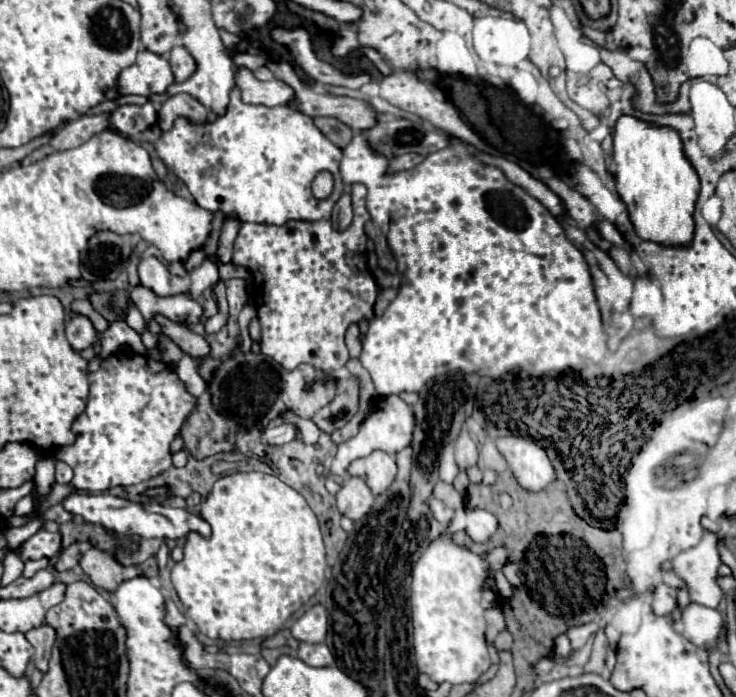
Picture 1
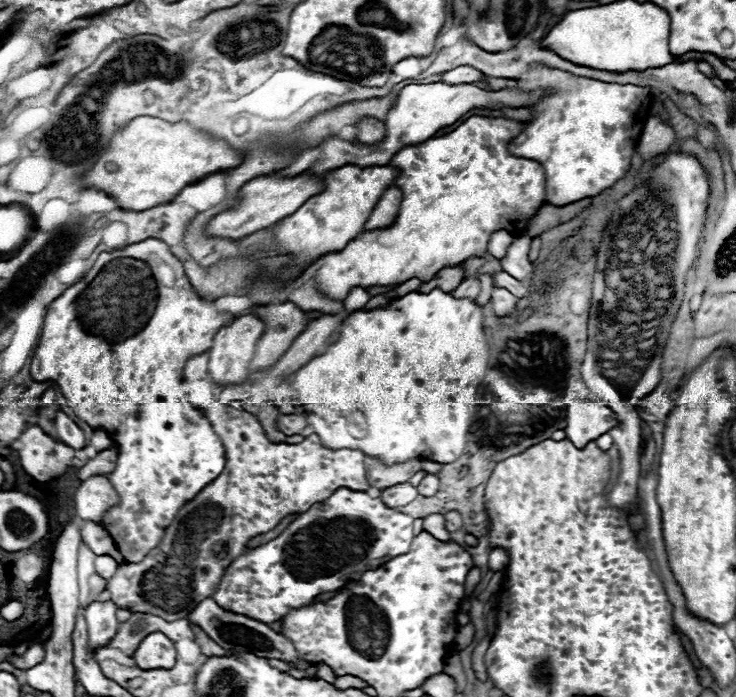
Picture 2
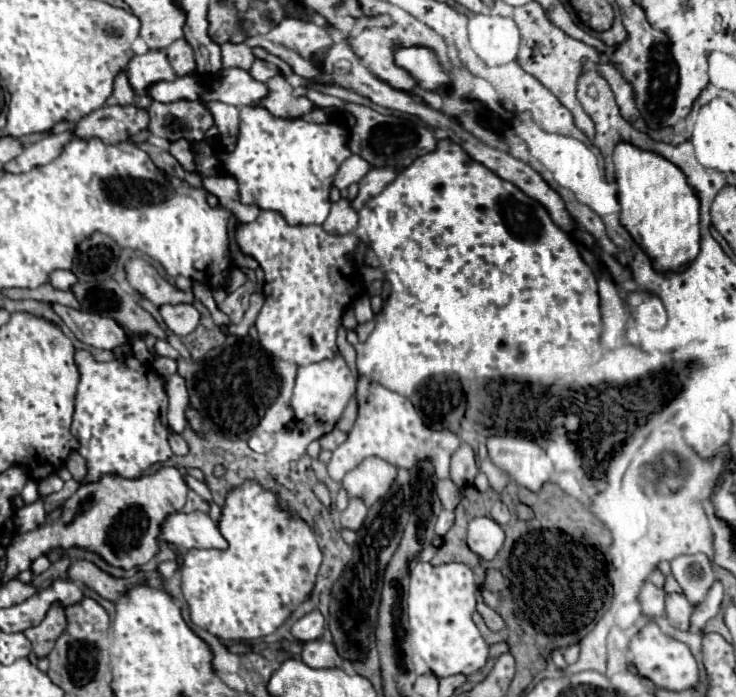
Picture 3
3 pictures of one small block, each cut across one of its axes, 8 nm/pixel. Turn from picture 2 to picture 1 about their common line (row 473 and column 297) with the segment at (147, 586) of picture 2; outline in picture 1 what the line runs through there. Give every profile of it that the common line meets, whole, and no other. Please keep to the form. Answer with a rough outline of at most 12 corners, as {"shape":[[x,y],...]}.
{"shape":[[366,187],[353,220],[244,222],[262,354],[336,372],[372,320]]}

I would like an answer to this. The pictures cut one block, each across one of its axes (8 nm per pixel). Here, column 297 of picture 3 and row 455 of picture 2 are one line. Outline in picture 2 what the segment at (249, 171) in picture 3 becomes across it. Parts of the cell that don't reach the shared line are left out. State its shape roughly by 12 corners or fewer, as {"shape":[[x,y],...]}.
{"shape":[[156,238],[102,252],[30,360],[120,452],[126,562],[224,470],[182,368],[234,314]]}

